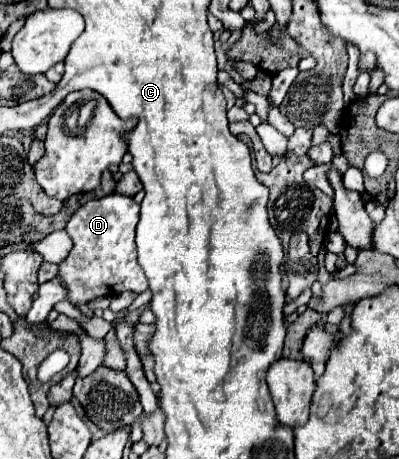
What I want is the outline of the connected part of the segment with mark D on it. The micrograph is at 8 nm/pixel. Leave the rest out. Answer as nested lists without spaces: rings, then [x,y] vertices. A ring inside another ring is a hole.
[[[110,194],[100,200],[90,200],[82,204],[70,218],[66,232],[72,238],[74,246],[70,254],[58,264],[58,272],[50,282],[40,284],[40,294],[34,300],[30,312],[26,314],[28,322],[46,320],[48,312],[62,300],[78,304],[88,304],[98,296],[116,296],[120,292],[144,292],[148,288],[146,276],[136,262],[136,244],[134,232],[138,222],[140,206],[130,196]]]

